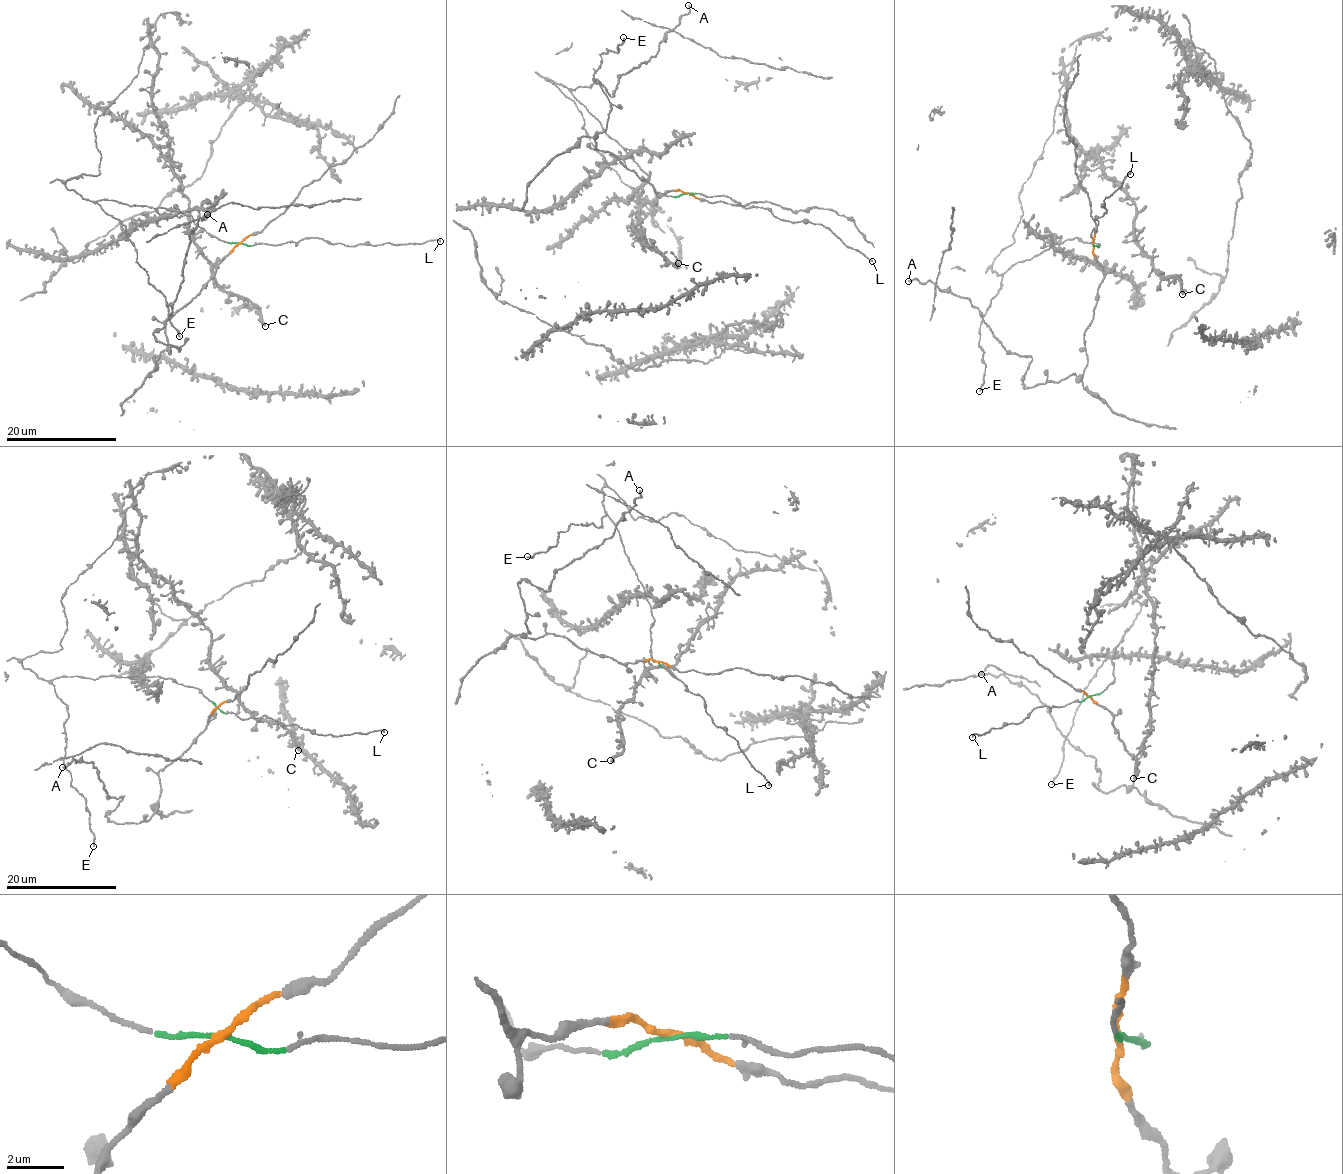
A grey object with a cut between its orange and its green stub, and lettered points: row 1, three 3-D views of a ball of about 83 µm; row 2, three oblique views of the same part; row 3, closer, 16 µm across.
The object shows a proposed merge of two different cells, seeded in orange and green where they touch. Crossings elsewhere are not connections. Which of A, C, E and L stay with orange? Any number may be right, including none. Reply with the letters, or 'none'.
A

